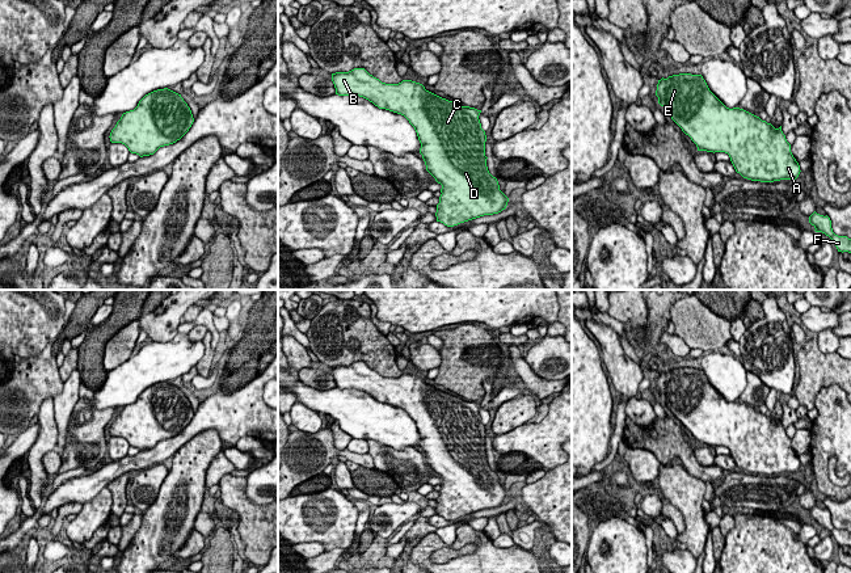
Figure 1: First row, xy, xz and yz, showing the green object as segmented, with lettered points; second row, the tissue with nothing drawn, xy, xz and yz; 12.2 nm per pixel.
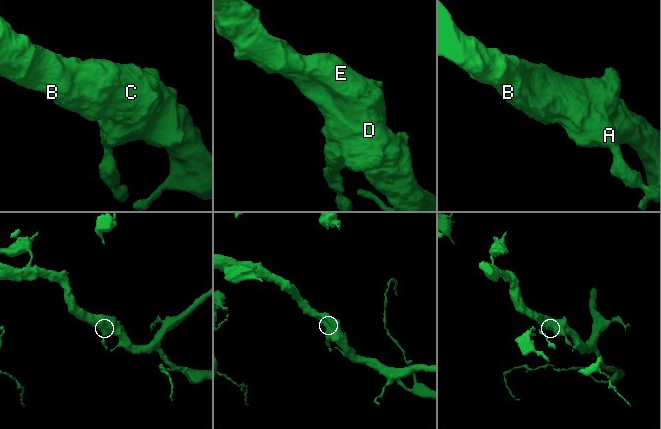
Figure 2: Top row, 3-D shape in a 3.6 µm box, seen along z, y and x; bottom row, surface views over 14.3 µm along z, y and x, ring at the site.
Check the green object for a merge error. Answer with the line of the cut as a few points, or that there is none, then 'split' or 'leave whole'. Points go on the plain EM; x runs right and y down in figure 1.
cut none; leave whole

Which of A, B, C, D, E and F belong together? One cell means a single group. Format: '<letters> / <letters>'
A B C D E F

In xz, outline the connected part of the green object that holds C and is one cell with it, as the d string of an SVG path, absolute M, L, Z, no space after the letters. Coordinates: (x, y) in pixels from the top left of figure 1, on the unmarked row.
M365 362L332 367L332 375L336 388L363 391L379 403L404 409L414 421L426 464L442 479L437 515L454 521L506 502L509 492L500 484L497 472L486 460L486 429L479 413L481 404L442 392L412 374L403 374L399 378L382 376Z

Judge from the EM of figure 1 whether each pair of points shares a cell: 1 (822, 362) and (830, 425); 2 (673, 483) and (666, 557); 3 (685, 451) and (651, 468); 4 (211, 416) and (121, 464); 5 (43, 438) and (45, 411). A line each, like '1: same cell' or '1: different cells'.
1: different cells
2: different cells
3: different cells
4: same cell
5: same cell

